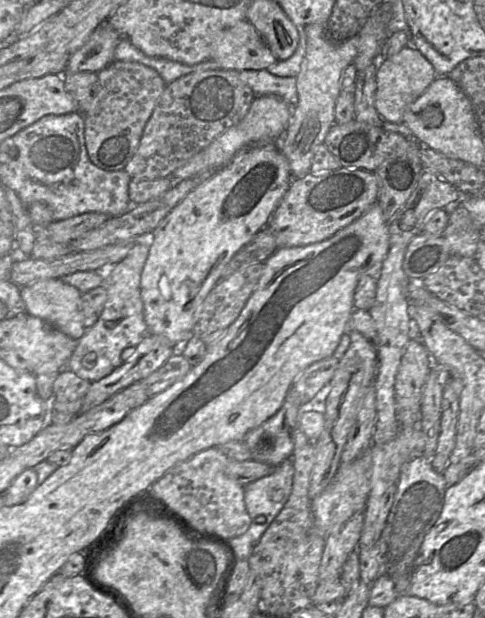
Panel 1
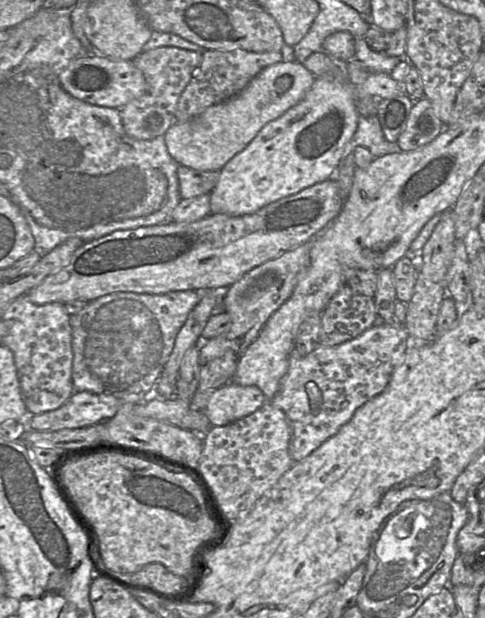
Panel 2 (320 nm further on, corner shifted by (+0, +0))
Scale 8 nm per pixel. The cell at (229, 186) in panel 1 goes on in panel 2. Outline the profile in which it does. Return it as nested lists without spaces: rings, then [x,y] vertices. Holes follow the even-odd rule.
[[[358,63],[349,64],[345,70],[343,65],[339,65],[337,74],[332,75],[316,77],[299,103],[266,124],[244,150],[222,167],[218,182],[210,192],[211,214],[253,214],[270,203],[333,178],[342,160],[353,149],[353,137],[360,117],[358,100],[364,97],[388,99],[407,95],[403,83],[395,81],[388,73],[368,71]]]

